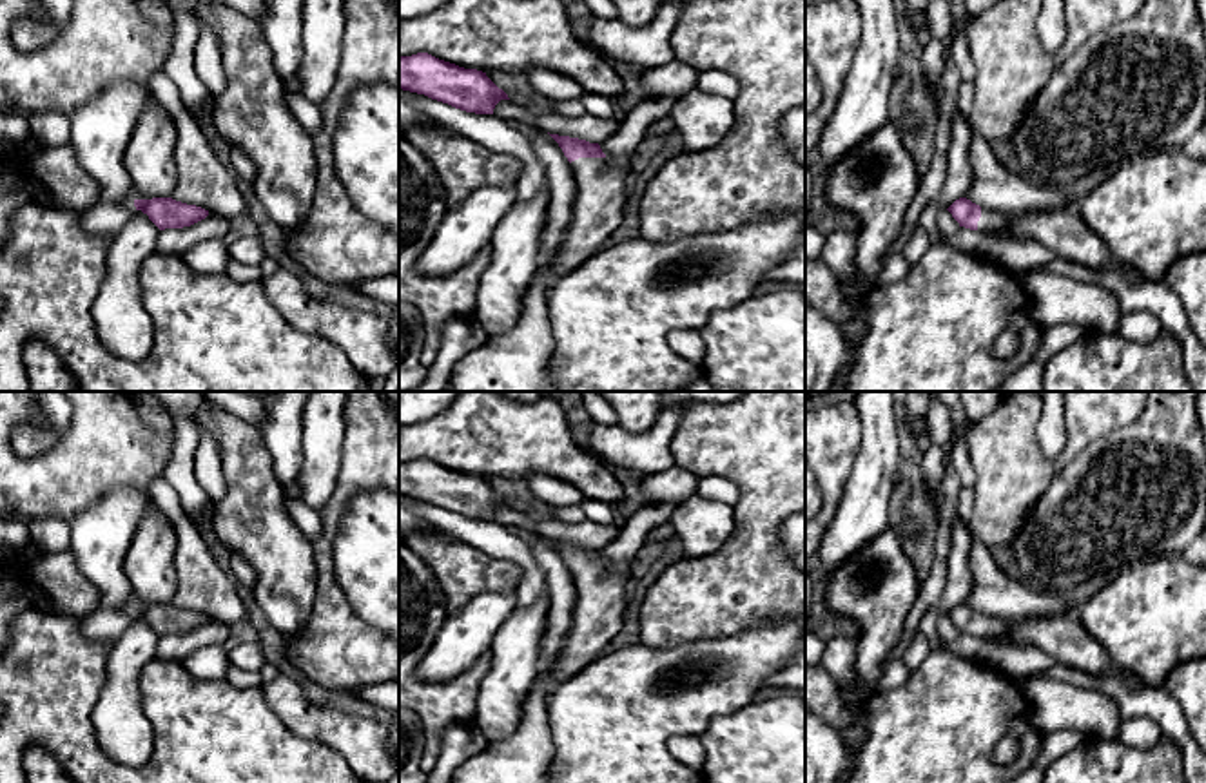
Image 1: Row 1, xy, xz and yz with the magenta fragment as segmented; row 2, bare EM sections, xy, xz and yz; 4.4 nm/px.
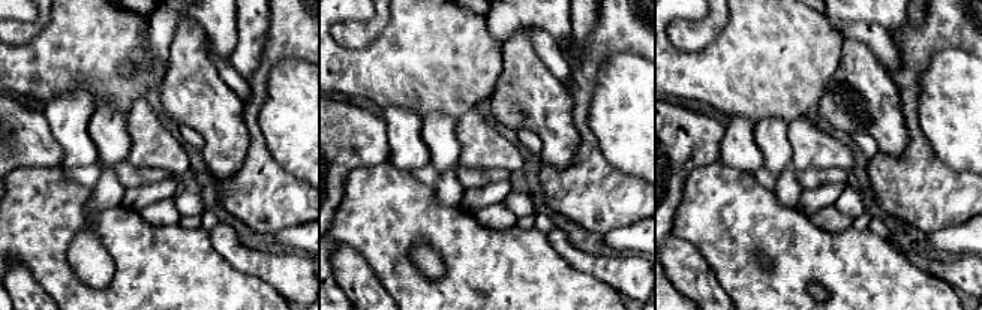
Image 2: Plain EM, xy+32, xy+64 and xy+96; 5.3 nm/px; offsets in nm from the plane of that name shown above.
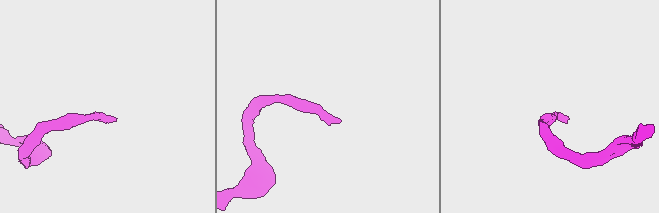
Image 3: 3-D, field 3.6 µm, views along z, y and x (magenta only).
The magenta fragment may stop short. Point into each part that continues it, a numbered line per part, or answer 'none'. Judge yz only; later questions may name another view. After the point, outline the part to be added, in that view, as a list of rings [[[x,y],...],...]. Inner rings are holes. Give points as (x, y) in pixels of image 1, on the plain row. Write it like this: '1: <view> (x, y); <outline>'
1: yz (1061, 637); [[[981,614],[977,636],[987,640],[1007,640],[1017,645],[1034,645],[1066,667],[1092,676],[1114,674],[1130,689],[1144,689],[1144,683],[1137,676],[1110,662],[1104,649],[1083,629],[1077,614],[1010,622]]]

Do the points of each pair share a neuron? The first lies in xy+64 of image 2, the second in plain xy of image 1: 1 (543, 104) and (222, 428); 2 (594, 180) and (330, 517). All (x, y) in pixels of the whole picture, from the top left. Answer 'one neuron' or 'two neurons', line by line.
1: one neuron
2: one neuron

